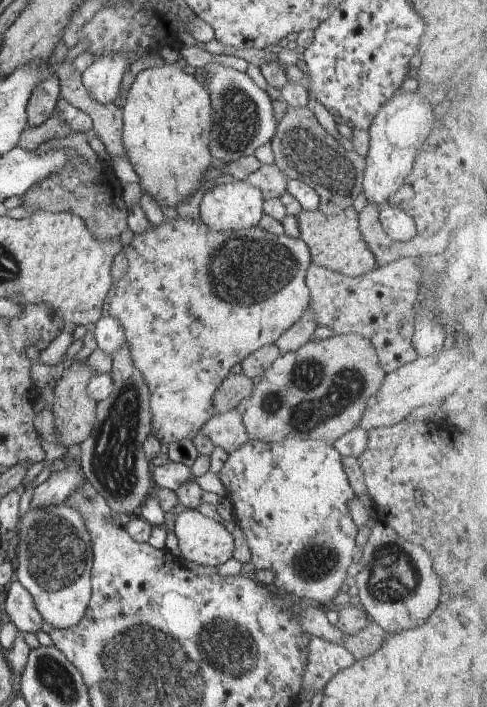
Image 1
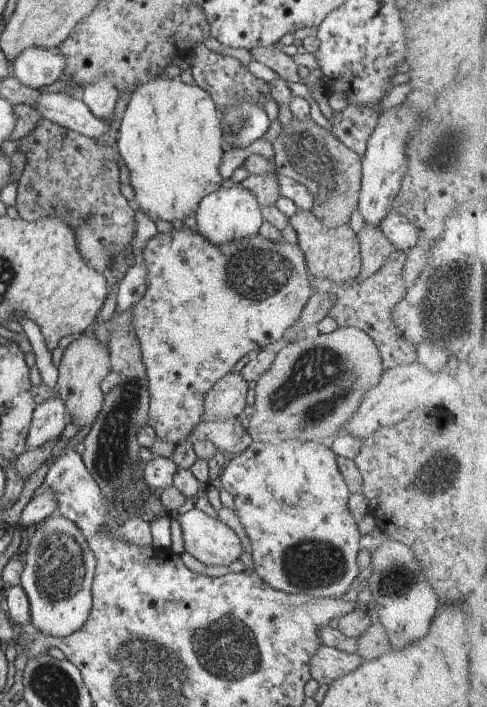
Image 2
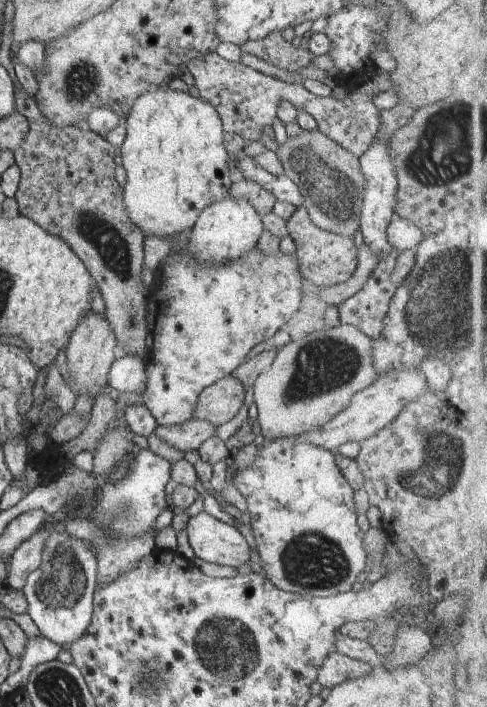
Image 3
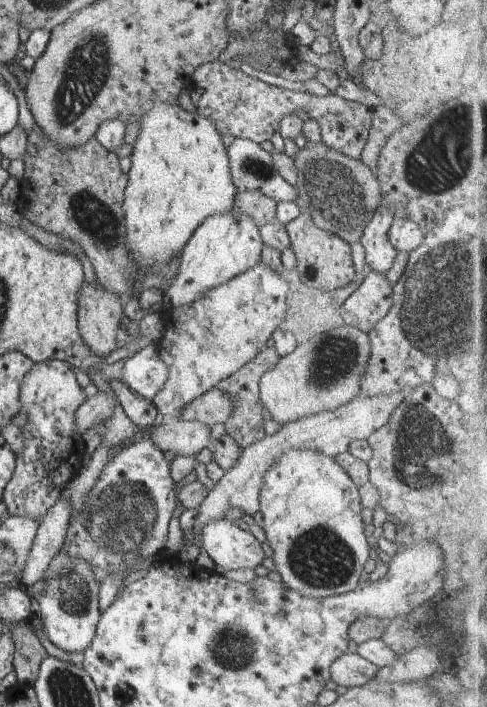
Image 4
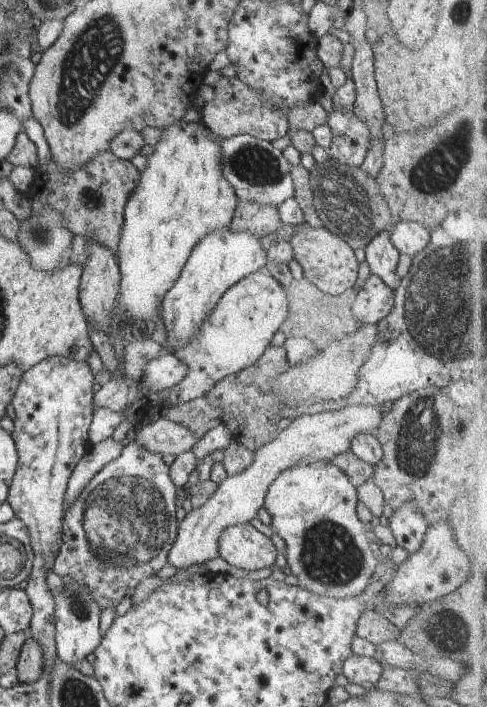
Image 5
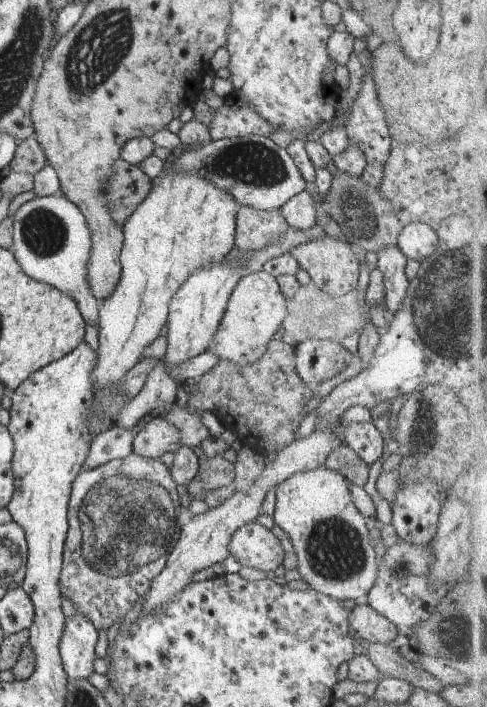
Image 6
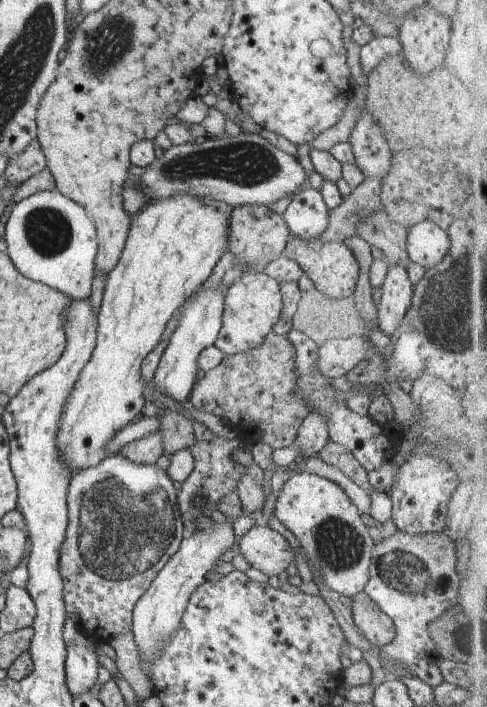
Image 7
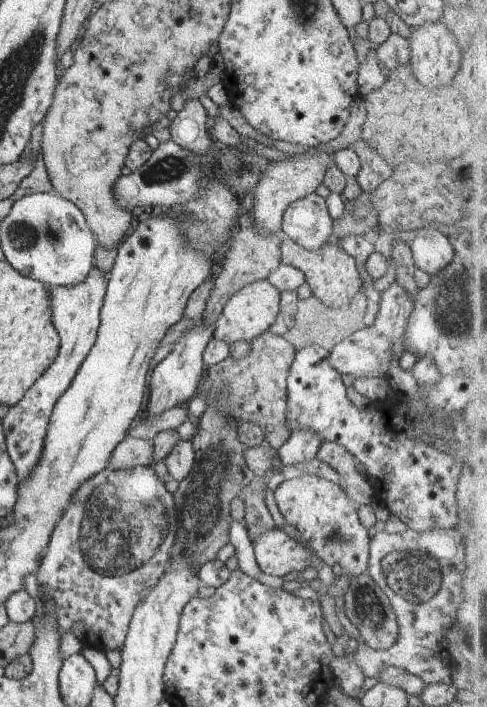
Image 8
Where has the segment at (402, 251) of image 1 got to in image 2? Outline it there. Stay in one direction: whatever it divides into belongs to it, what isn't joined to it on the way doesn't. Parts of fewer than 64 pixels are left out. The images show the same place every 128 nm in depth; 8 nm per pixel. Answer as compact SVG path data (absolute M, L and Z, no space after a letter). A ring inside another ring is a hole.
M364 225L357 234L360 243L361 268L360 274L355 279L366 280L371 274L378 272L384 266L388 254L396 251L397 248L384 236L379 228Z

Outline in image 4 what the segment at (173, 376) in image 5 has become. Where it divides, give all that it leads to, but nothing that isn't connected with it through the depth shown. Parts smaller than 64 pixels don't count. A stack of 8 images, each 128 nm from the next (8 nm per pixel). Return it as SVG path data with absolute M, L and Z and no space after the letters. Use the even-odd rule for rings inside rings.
M154 345L140 349L123 366L122 382L151 402L170 376L168 365L161 359L159 348Z

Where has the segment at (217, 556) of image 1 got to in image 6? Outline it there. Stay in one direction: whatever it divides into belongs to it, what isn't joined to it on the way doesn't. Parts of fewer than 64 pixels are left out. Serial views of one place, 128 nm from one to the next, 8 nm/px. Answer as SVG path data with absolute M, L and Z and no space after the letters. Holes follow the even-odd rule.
M260 523L242 525L230 538L230 555L241 566L274 572L284 560L285 552L275 530Z

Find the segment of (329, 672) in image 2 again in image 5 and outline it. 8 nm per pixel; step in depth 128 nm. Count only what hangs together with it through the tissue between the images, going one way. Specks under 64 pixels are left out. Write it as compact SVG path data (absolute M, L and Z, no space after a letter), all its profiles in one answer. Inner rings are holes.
M351 654L342 665L342 674L349 683L374 689L377 686L384 667L373 657Z

